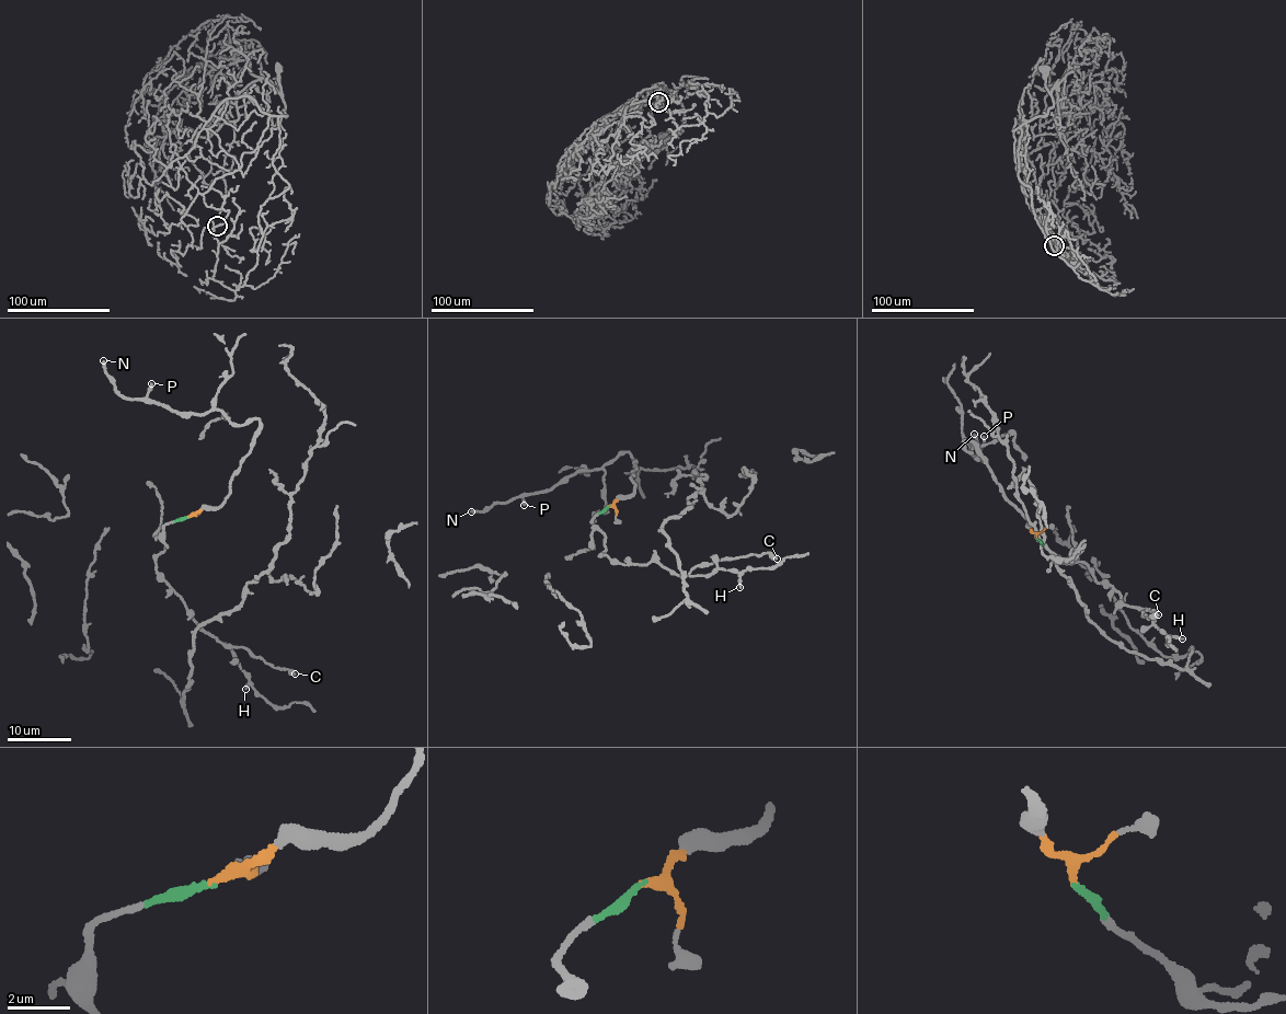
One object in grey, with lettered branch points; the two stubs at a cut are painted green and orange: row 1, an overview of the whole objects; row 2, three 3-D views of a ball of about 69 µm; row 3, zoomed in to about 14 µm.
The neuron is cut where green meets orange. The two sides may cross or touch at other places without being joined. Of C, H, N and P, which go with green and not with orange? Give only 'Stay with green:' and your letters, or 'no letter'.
Stay with green: C, H

